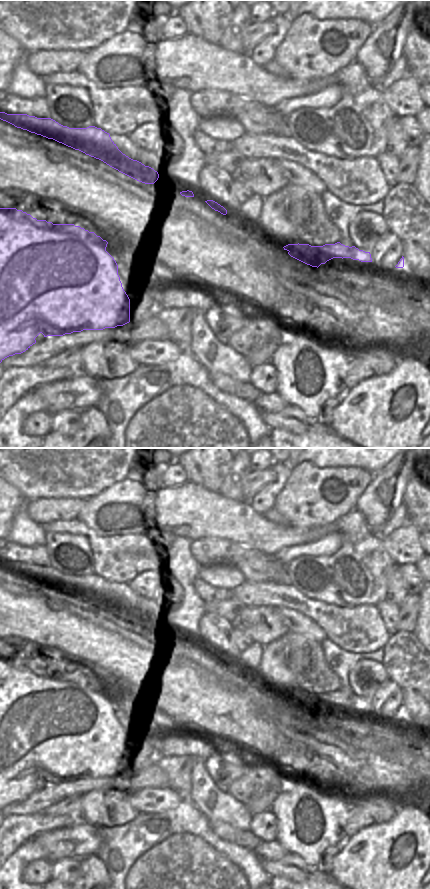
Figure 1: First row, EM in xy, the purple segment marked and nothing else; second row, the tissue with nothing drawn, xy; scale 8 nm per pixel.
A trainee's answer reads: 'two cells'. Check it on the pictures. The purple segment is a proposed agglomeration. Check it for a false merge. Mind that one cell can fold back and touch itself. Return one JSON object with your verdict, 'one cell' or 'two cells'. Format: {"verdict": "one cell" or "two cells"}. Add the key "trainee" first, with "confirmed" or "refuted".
{"trainee": "refuted", "verdict": "one cell"}

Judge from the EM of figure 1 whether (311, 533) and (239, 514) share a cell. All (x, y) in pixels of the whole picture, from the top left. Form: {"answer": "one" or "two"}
{"answer": "one"}

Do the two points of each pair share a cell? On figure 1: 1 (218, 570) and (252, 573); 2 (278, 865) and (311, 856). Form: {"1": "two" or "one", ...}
{"1": "two", "2": "two"}

